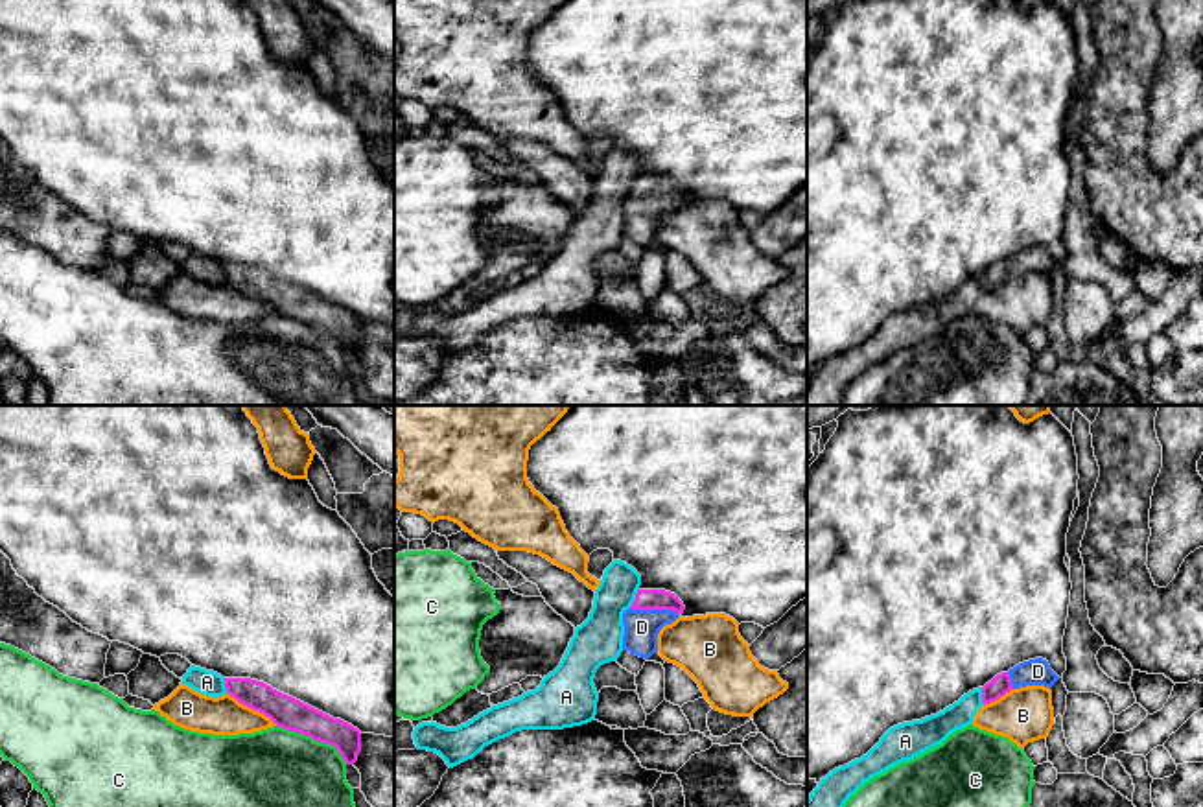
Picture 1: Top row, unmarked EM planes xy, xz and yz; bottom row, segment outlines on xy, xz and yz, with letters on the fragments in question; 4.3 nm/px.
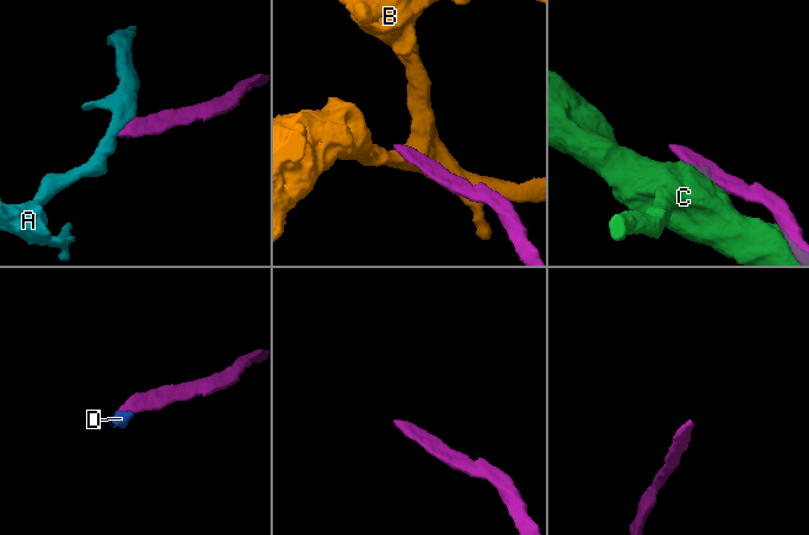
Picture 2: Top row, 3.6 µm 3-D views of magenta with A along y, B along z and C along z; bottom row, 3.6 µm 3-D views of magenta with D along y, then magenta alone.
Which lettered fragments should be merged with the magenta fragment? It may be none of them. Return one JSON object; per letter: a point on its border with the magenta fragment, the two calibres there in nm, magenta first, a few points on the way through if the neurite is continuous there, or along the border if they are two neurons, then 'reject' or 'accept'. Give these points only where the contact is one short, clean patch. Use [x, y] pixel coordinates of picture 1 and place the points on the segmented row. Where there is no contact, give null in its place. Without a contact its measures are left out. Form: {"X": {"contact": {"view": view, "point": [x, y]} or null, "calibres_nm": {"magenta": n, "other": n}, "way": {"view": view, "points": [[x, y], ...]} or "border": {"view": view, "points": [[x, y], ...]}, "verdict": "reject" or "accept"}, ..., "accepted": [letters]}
{"A": {"contact": {"view": "xz", "point": [636, 597]}, "calibres_nm": {"magenta": 100, "other": 200}, "verdict": "reject"}, "B": {"contact": {"view": "xy", "point": [253, 708]}, "calibres_nm": {"magenta": 140, "other": 170}, "verdict": "reject"}, "C": {"contact": {"view": "xy", "point": [314, 739]}, "calibres_nm": {"magenta": 140, "other": 340}, "verdict": "reject"}, "D": {"contact": {"view": "xz", "point": [654, 608]}, "calibres_nm": {"magenta": 100, "other": 160}, "way": {"view": "xz", "points": [[645, 599], [654, 608], [642, 627]]}, "verdict": "accept"}, "accepted": ["D"]}

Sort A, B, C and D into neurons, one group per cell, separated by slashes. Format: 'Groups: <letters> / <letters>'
Groups: A / B / C / D

